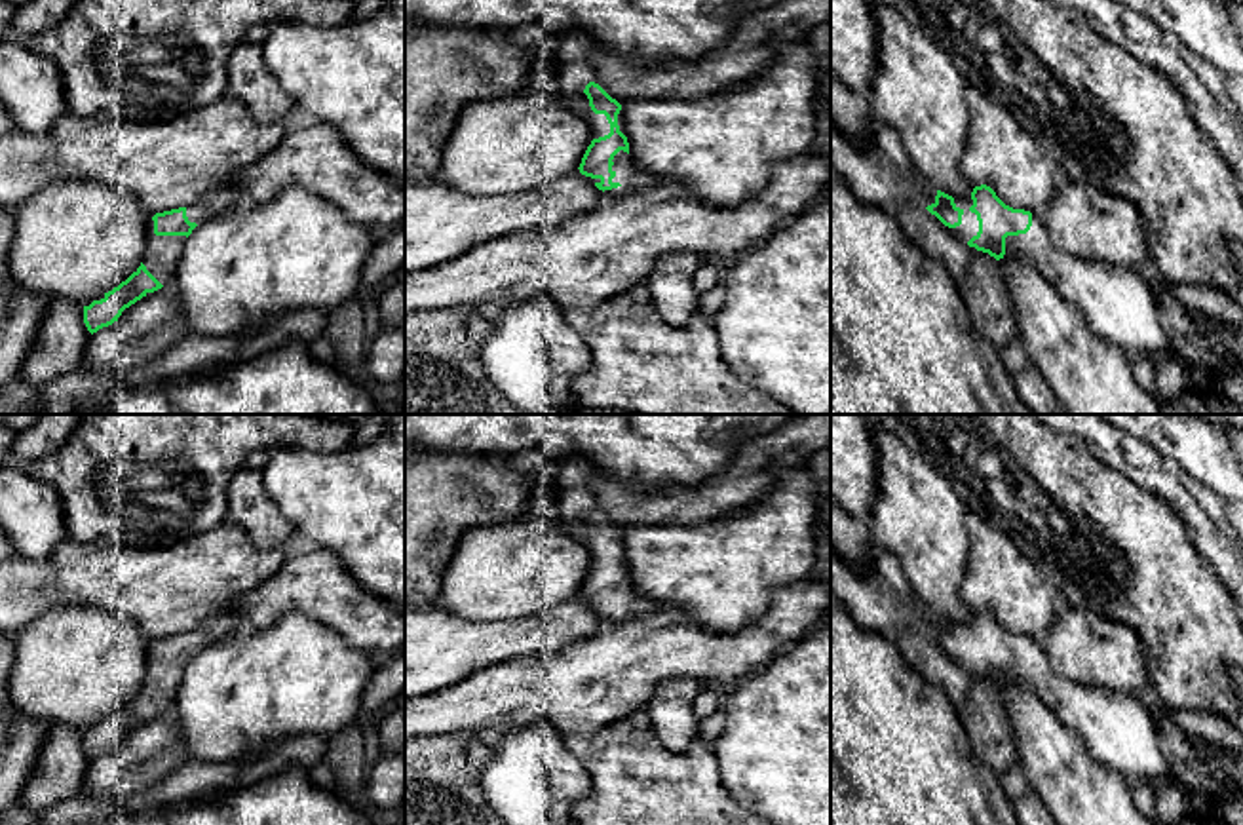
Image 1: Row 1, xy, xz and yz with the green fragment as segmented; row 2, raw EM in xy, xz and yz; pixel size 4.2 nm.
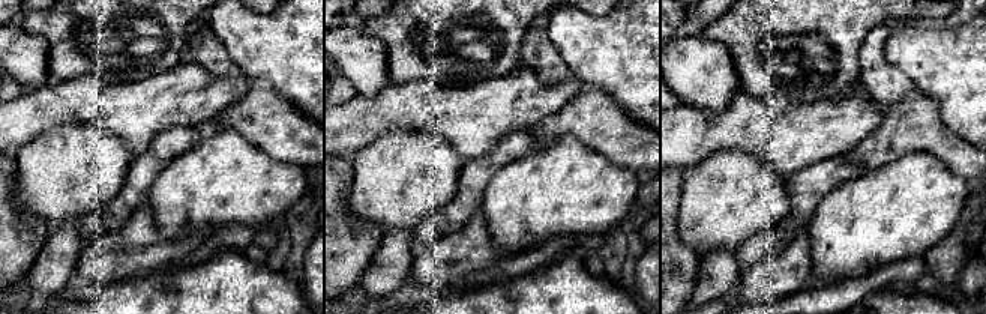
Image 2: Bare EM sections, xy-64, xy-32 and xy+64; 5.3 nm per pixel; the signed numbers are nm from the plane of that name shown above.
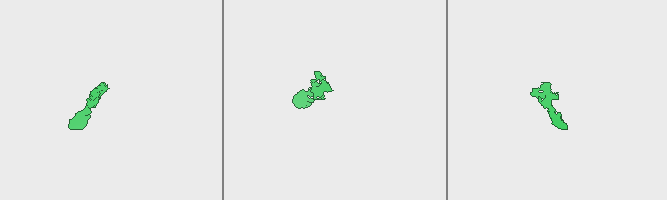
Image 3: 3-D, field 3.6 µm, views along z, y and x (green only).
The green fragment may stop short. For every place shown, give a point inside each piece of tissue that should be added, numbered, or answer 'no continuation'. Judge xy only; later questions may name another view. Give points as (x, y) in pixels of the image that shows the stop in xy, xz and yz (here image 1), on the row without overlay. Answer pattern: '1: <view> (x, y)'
1: xy (162, 679)

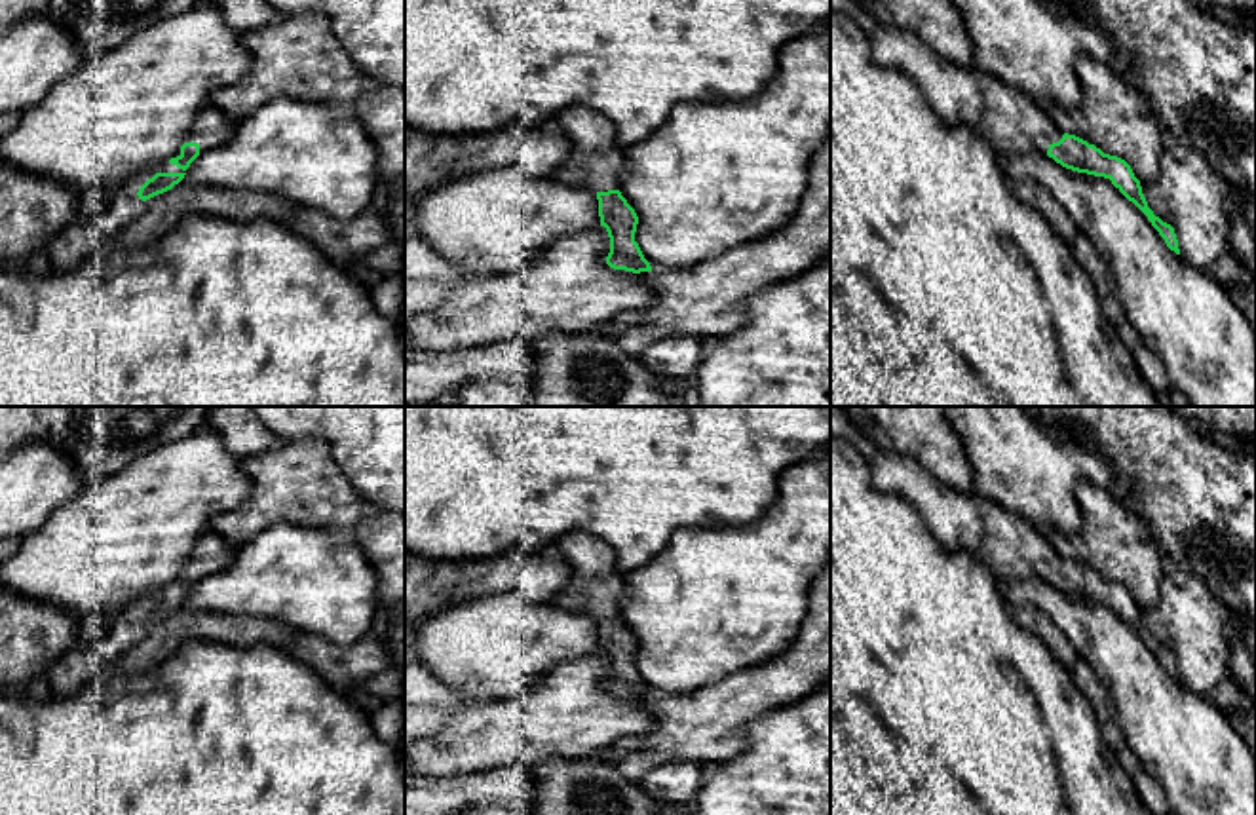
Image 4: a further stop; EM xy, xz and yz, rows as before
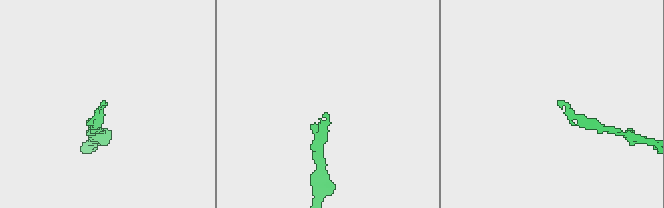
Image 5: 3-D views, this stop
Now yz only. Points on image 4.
1: yz (1008, 546)

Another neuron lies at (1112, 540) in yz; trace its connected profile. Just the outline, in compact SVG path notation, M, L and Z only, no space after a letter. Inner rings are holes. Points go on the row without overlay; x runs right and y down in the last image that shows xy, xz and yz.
M1081 479L1074 486L1081 526L1075 536L1051 534L1062 559L1125 585L1140 610L1161 591L1161 557L1146 522L1110 490Z

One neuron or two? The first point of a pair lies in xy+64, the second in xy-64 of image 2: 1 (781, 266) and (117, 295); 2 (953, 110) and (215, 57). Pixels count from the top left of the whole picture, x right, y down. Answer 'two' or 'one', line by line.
1: two
2: two

